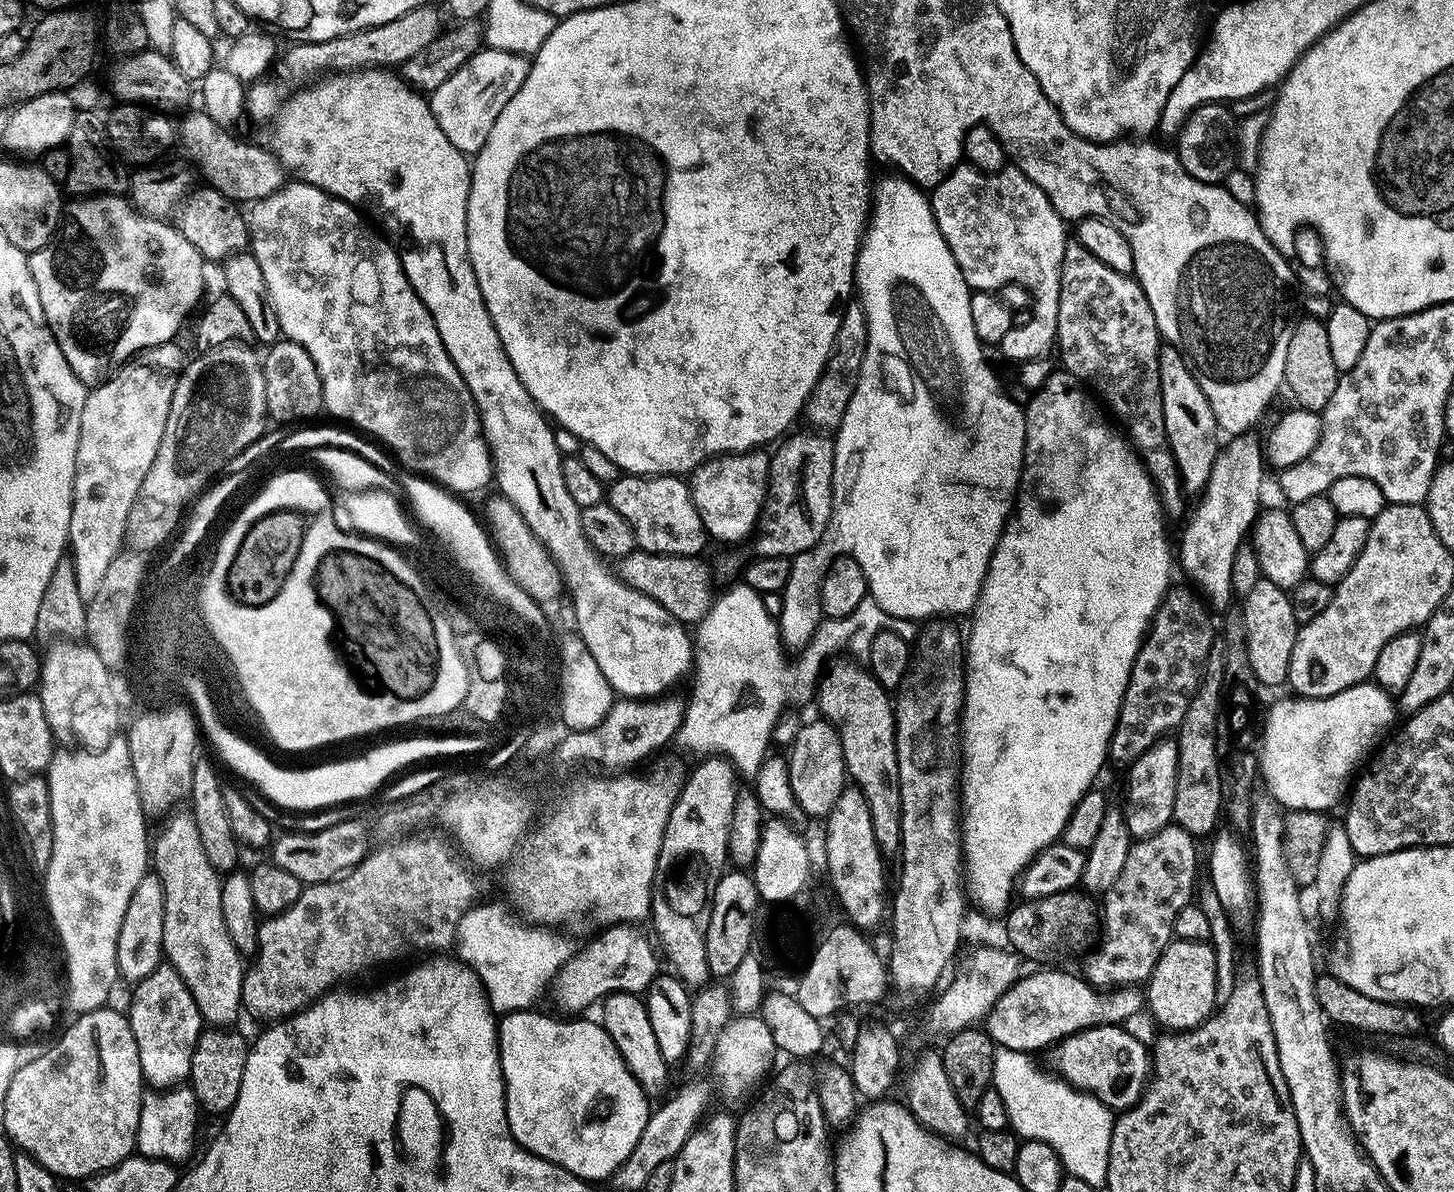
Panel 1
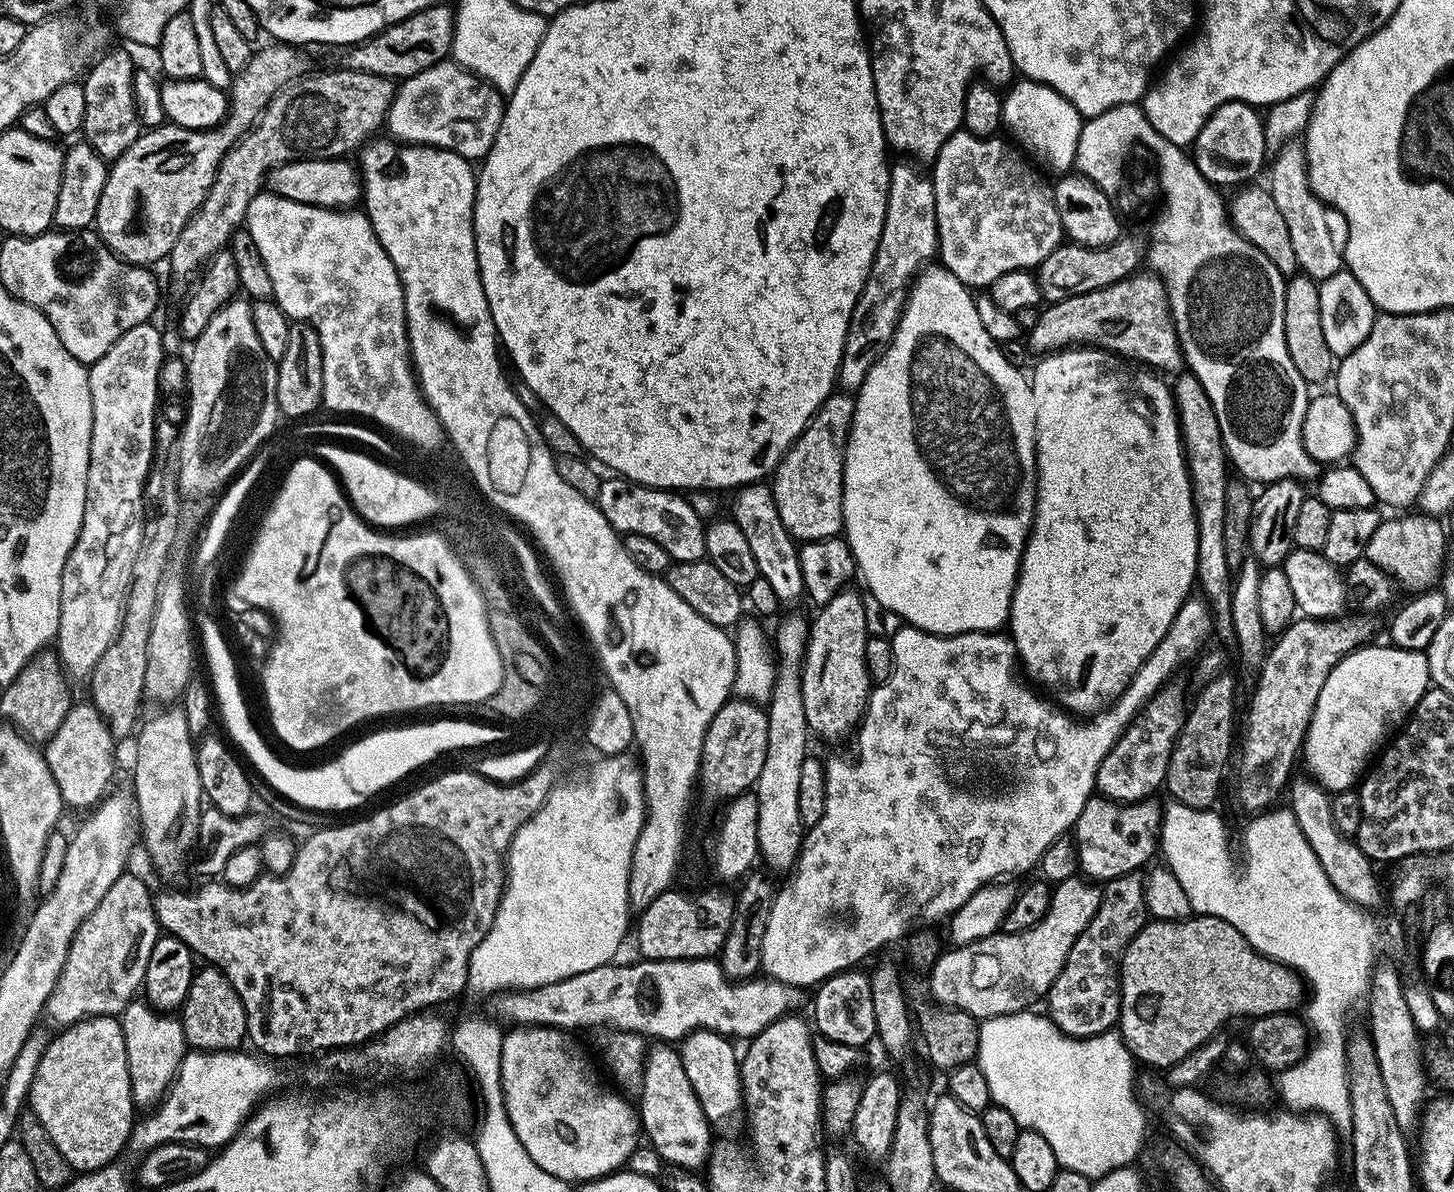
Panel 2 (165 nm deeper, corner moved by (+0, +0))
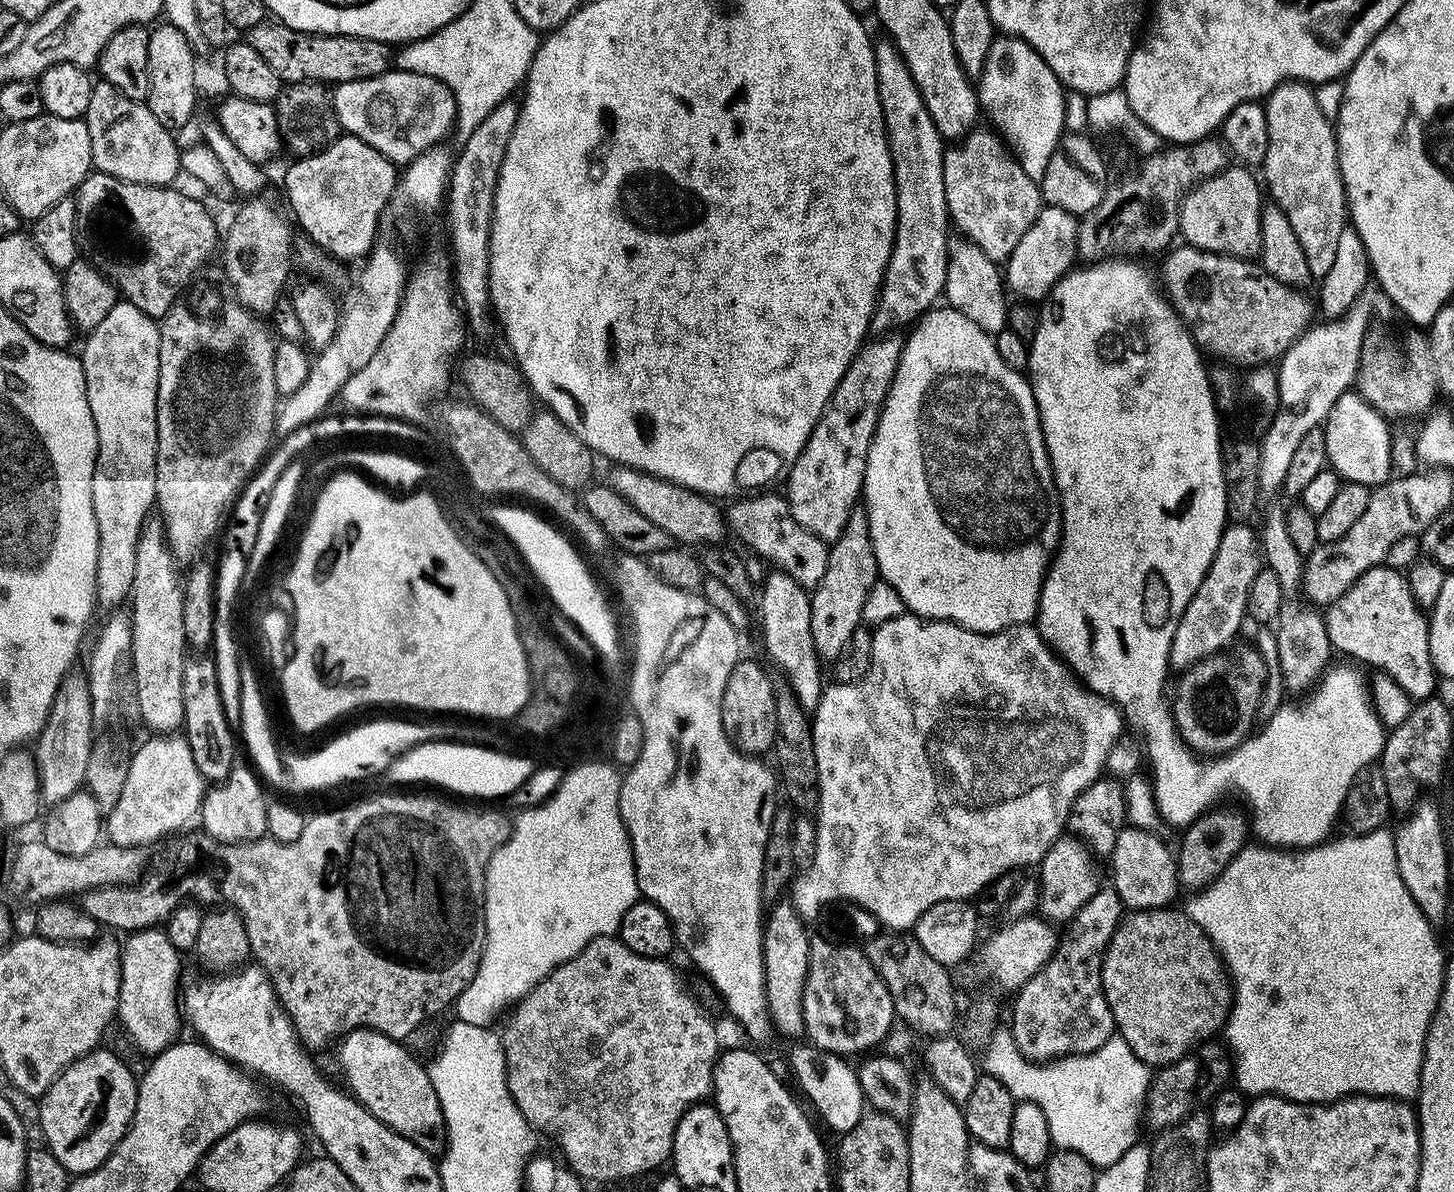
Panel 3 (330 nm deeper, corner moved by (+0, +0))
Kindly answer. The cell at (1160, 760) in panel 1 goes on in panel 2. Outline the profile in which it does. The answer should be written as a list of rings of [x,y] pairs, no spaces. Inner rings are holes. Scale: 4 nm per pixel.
[[[1093,794],[1086,806],[1082,806],[1082,814],[1078,814],[1074,825],[1074,845],[1079,871],[1089,881],[1107,882],[1131,872],[1140,872],[1149,863],[1147,860],[1157,855],[1164,814],[1161,805],[1154,801],[1149,798],[1133,804],[1118,804]]]

